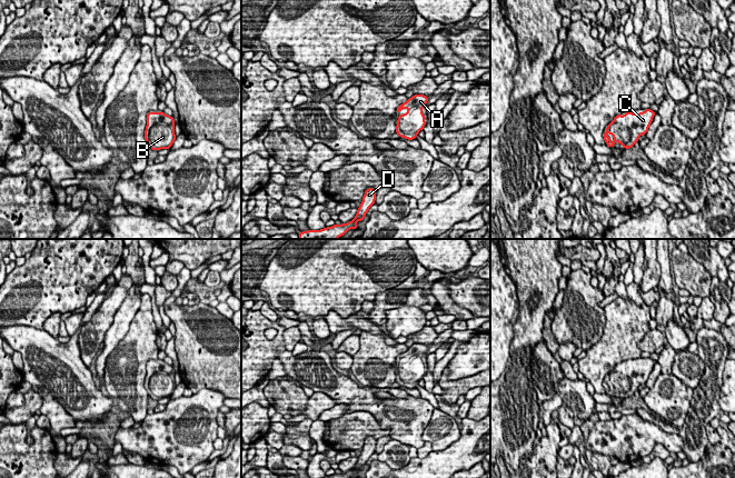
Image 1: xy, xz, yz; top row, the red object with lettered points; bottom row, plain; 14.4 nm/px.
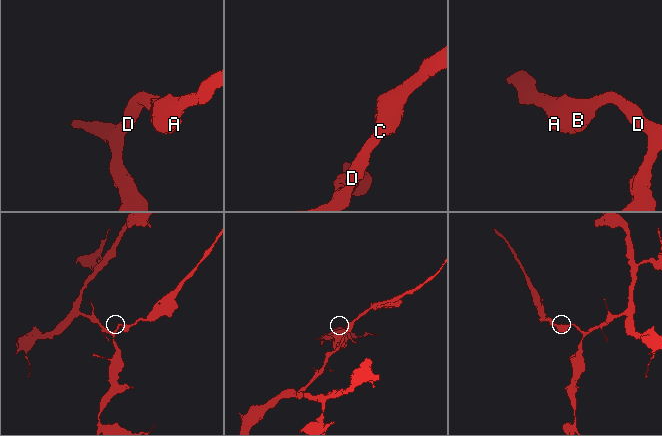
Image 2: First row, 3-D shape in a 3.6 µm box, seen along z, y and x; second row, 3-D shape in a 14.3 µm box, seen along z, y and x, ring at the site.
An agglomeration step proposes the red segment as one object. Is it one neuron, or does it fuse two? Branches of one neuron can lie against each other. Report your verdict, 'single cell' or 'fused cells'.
single cell

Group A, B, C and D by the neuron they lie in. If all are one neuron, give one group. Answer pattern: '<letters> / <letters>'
A B C D

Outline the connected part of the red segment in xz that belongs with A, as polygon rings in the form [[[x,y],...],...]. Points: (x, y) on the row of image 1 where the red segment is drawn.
[[[414,94],[397,108],[396,113],[399,114],[399,118],[397,119],[396,133],[400,138],[414,140],[424,129],[426,121],[421,109],[427,104],[427,101],[427,96]]]

